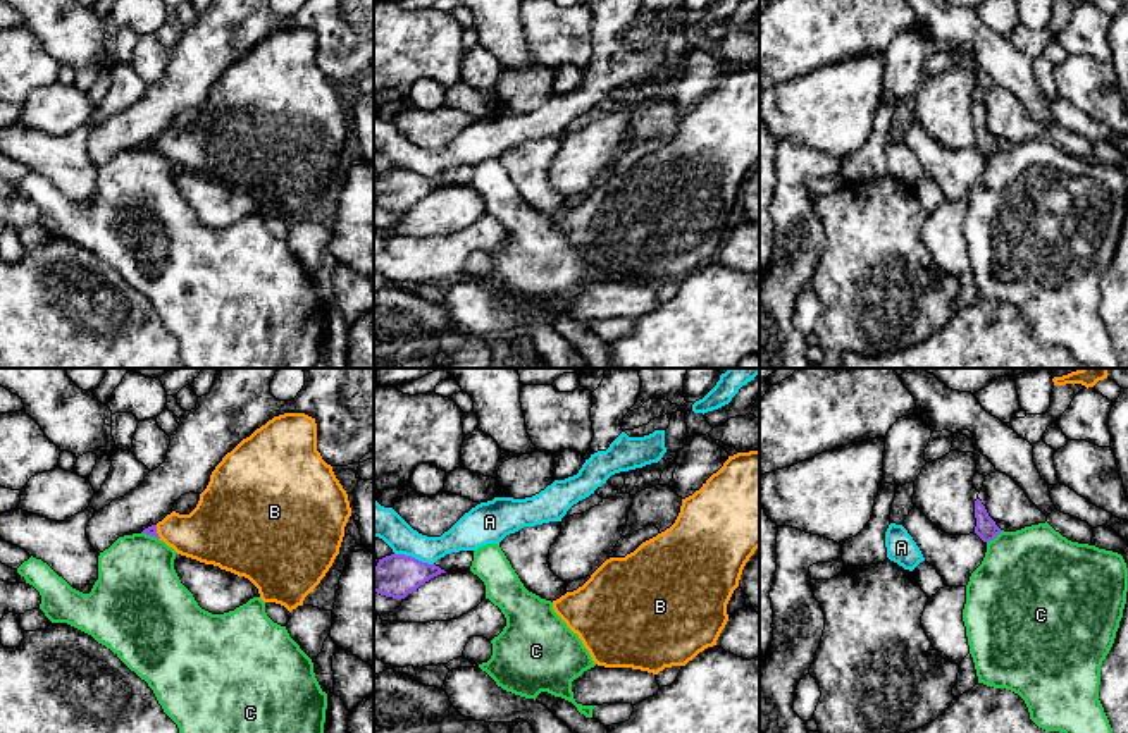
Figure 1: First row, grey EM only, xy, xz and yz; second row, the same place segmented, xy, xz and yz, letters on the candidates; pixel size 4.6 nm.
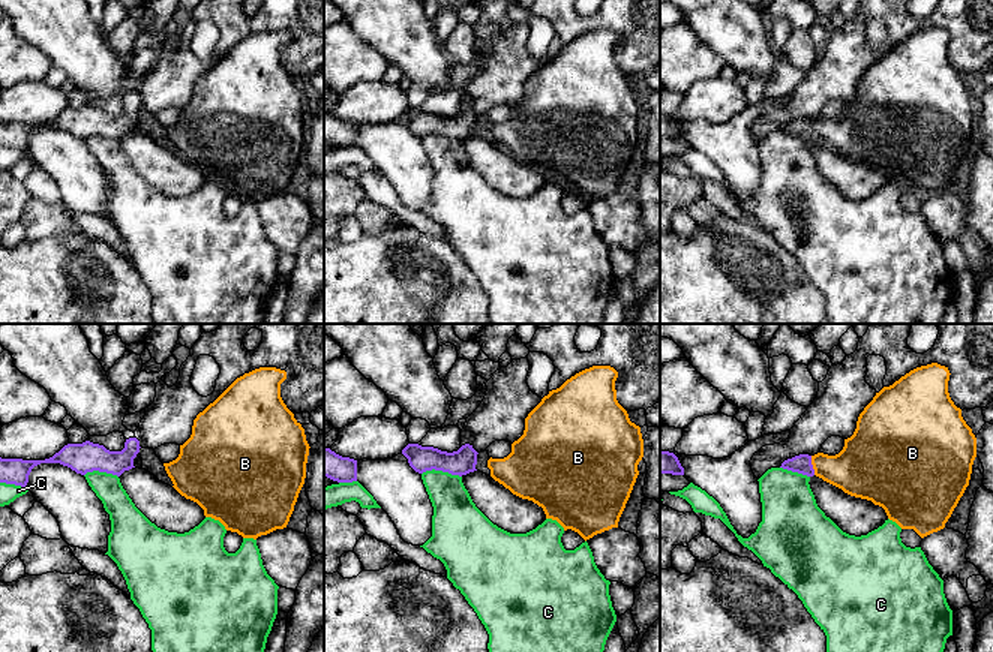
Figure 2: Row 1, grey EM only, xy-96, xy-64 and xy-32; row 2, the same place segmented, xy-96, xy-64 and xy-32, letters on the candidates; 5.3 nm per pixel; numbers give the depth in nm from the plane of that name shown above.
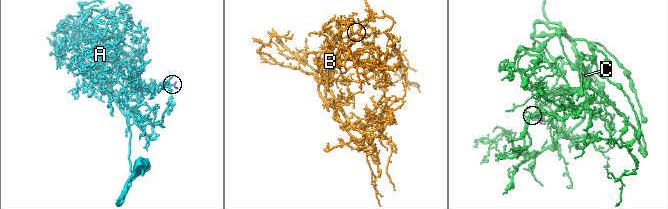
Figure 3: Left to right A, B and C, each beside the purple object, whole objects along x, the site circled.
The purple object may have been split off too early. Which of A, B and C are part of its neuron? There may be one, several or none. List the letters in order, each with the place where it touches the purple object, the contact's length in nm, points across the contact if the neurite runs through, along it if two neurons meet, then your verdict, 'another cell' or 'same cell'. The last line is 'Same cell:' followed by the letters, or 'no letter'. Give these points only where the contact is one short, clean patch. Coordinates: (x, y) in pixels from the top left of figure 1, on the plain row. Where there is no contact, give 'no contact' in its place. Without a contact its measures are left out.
A: xz (414, 172) | 190 nm | along xz (395, 167), (403, 167), (433, 179) | another cell
B: xy (155, 147) | 70 nm | across xy (152, 145), (155, 147), (209, 148) | same cell
C: yz (994, 152) | 100 nm | another cell
Same cell: B

